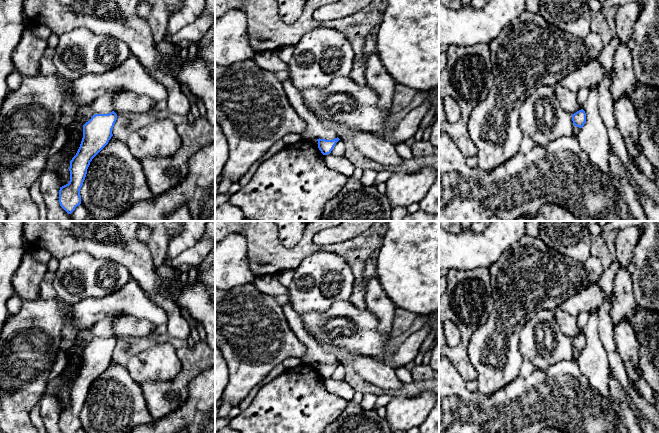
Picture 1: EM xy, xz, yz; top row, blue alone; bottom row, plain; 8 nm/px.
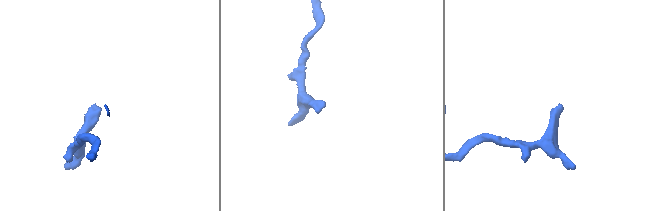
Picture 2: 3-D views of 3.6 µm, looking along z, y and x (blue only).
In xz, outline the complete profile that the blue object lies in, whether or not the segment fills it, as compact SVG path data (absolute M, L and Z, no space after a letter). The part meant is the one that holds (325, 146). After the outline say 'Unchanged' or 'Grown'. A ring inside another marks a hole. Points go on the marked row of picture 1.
M337 137L333 140L326 140L326 139L317 139L318 141L318 148L323 155L330 154L333 150L334 146L340 139Z. Unchanged

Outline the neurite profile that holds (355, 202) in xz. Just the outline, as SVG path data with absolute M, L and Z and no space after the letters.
M352 176L334 198L328 201L320 221L393 221L386 194L372 185L364 187Z

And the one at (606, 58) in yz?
M617 36L611 38L609 43L603 48L600 55L598 56L597 60L605 72L611 70L614 67L614 55L620 43L621 41Z

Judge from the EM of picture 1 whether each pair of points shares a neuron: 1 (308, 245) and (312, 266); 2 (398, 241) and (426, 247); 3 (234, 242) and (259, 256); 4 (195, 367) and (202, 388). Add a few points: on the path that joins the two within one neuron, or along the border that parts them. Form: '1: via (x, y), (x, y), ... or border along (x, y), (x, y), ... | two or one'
1: border along (334, 253), (316, 250), (310, 253), (294, 269) | two
2: via (405, 244), (419, 247) | one
3: border along (233, 232), (245, 238), (249, 267), (254, 273) | two
4: border along (204, 370), (190, 382), (188, 396) | two

